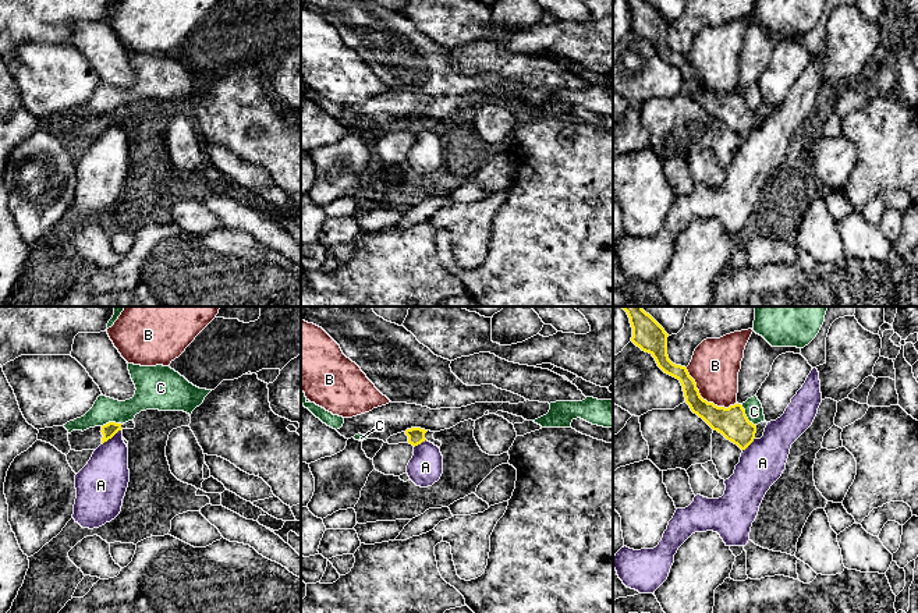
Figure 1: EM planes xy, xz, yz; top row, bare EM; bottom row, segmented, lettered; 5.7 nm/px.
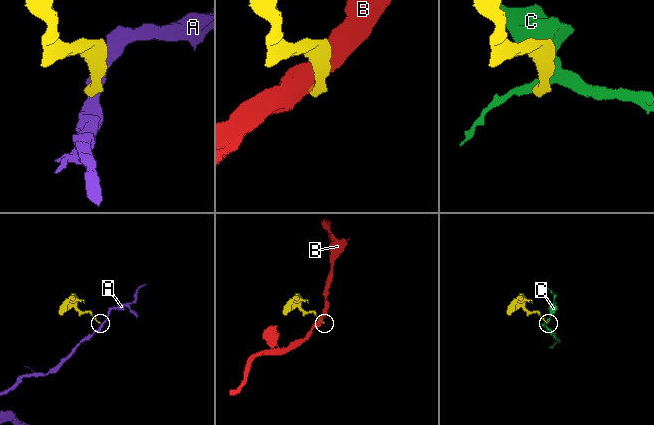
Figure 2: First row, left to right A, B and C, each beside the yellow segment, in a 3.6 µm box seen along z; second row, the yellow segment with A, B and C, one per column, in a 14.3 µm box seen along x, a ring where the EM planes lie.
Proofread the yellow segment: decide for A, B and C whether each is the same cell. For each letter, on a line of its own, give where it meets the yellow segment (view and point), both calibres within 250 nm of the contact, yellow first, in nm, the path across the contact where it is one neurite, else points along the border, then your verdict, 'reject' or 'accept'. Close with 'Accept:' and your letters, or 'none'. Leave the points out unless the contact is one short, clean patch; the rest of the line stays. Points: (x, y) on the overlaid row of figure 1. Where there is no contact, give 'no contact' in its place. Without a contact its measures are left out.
A: contact xy (112, 436); calibres 80 and 280 nm; border xy (121, 429), (102, 445); reject
B: contact yz (705, 400); calibres 180 and 280 nm; reject
C: contact yz (745, 415); calibres 180 and 110 nm; border yz (740, 404), (745, 417), (755, 425); reject
Accept: none

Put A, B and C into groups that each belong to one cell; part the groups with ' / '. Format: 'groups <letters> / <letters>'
groups A / B / C

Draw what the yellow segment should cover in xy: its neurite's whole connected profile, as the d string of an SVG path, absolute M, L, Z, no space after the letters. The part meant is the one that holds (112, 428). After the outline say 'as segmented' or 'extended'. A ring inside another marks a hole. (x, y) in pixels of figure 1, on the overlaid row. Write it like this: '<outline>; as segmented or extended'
M109 422L103 426L89 428L86 430L72 430L68 433L71 450L96 450L100 444L111 439L118 430L121 424Z; extended

